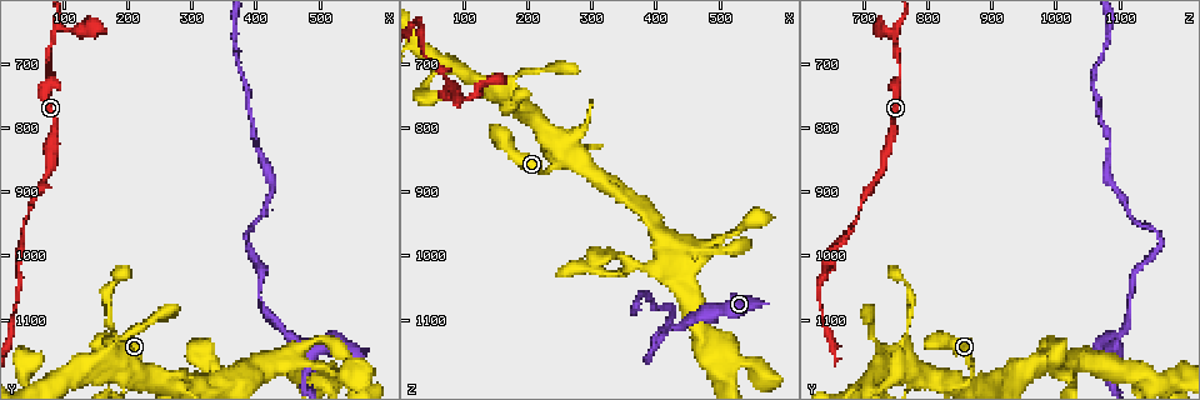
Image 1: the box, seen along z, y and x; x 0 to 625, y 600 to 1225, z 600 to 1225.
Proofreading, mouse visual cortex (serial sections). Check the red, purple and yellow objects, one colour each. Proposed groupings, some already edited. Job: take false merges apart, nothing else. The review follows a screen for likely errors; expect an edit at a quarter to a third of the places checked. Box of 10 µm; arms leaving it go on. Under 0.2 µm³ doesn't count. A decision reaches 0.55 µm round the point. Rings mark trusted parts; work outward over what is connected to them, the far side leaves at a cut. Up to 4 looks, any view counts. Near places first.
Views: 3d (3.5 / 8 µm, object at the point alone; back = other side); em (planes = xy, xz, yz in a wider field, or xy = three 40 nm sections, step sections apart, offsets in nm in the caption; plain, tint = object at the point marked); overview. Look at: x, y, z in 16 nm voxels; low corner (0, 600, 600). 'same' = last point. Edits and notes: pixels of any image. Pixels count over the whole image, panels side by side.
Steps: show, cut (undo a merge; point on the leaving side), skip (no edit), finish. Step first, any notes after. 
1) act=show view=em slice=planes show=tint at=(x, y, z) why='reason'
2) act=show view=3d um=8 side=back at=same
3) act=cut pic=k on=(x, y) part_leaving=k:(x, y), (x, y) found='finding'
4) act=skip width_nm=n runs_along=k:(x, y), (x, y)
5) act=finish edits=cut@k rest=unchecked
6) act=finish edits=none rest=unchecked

act=show view=3d um=3.5 at=(90, 645, 755) why='sharp bend'

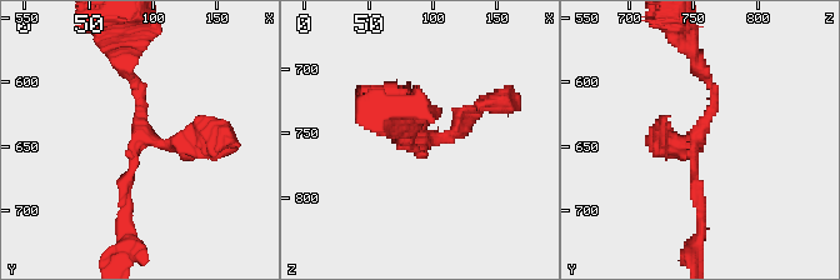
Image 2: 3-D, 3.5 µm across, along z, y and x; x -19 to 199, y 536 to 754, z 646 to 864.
act=show view=em slice=planes show=tint at=(88, 646, 754)

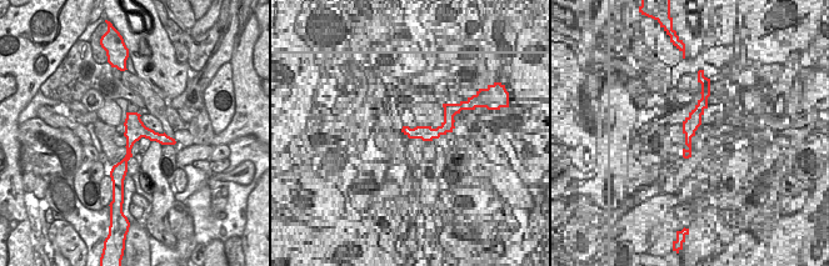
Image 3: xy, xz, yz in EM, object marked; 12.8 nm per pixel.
act=skip runs_along=2:(123, 218), (138, 138), (203, 141) found='one cell here'

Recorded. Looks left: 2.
act=show view=3d um=8 at=(390, 970, 1165) why='sharp bend'

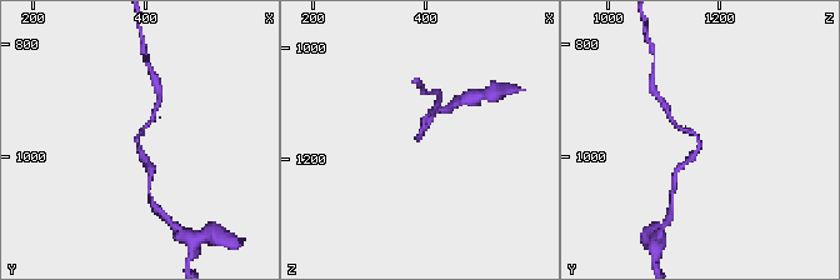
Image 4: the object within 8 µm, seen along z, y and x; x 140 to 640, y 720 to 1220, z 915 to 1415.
act=show view=em slice=xy step=2 show=tint at=same arm_widths_nm=150,200

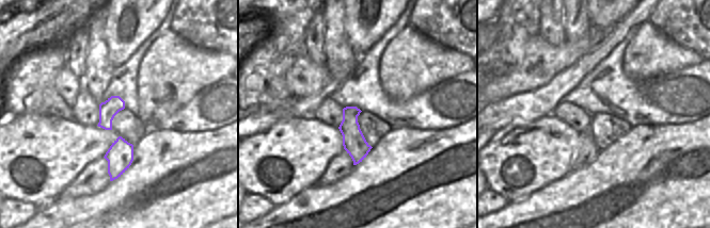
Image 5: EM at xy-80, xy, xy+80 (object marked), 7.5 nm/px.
act=skip runs_along=4:(680, 165), (700, 141), (674, 121) found='continuous, no second cell'

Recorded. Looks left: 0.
act=finish edits=none rest=unchecked

